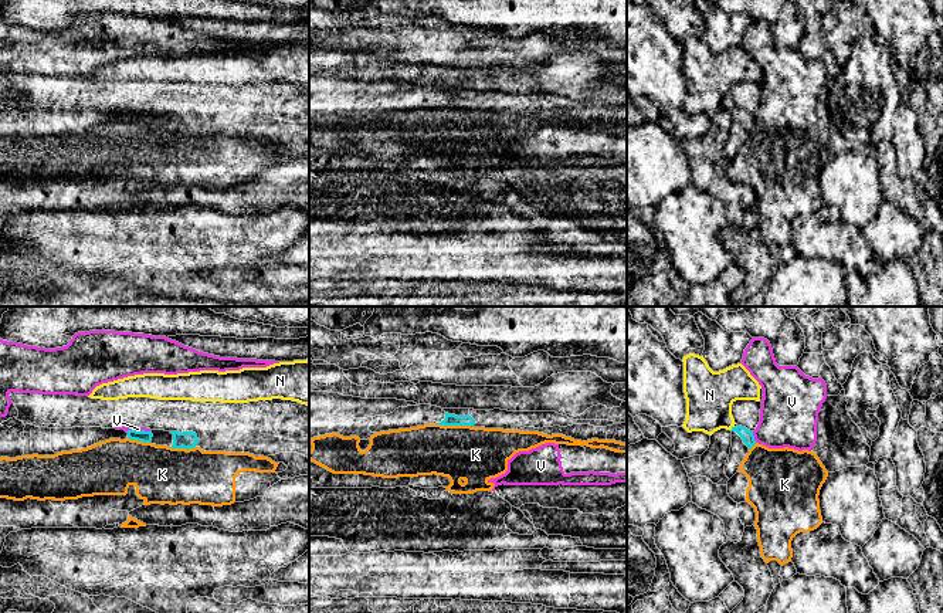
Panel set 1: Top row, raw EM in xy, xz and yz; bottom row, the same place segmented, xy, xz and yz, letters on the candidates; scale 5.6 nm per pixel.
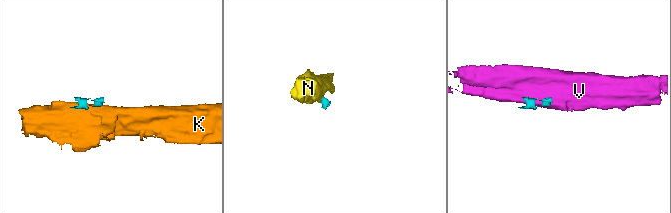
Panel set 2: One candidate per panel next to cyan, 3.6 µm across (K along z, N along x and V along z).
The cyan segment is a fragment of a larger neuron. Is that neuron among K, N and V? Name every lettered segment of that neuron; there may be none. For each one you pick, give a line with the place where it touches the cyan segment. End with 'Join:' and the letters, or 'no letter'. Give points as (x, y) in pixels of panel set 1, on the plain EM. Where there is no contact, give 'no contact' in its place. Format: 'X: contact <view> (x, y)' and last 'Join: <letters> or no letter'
Join: no letter

